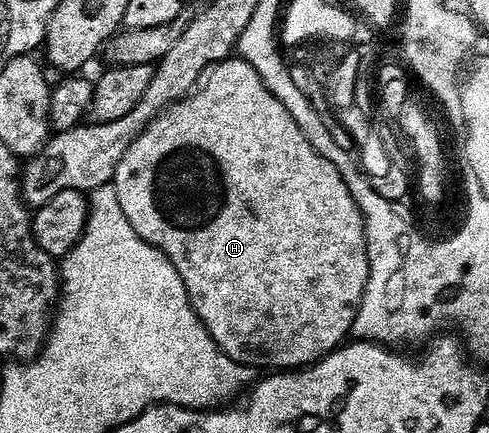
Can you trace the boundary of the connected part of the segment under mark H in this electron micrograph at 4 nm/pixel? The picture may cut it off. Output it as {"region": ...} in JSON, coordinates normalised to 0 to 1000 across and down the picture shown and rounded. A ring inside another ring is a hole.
{"region":[[[472,129],[444,145],[403,206],[321,263],[290,298],[286,314],[262,333],[262,351],[245,360],[245,379],[237,379],[229,418],[245,480],[254,480],[254,499],[262,499],[262,517],[278,527],[297,559],[335,582],[335,591],[360,619],[368,647],[376,647],[376,665],[401,730],[434,785],[474,831],[521,850],[616,850],[648,836],[710,788],[724,751],[724,718],[732,714],[753,656],[748,510],[740,506],[736,480],[720,443],[712,443],[712,425],[703,425],[689,388],[628,323],[607,273],[589,259],[589,249],[581,249],[581,240],[573,240],[524,157],[515,157],[515,148],[507,148],[493,129]]]}

